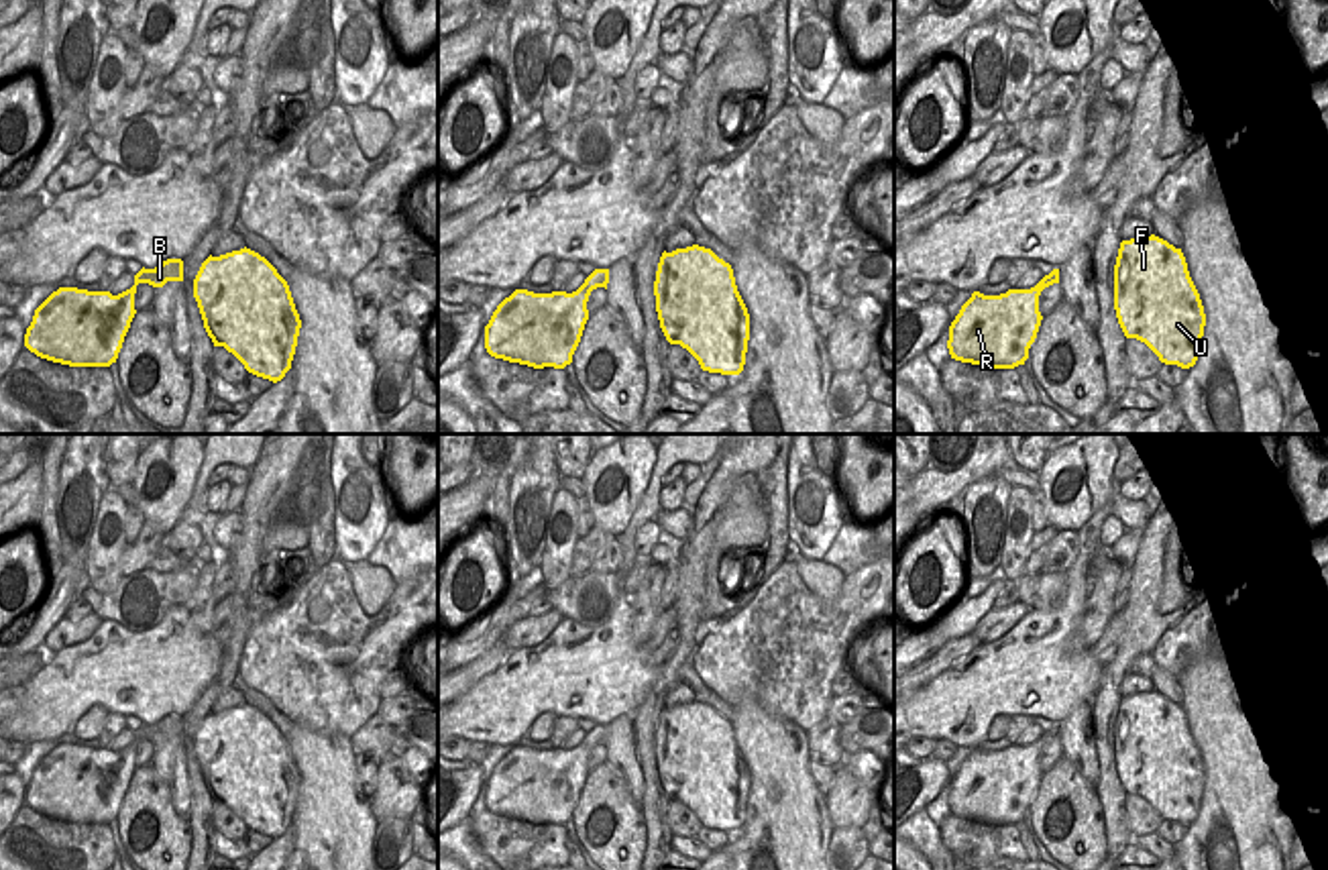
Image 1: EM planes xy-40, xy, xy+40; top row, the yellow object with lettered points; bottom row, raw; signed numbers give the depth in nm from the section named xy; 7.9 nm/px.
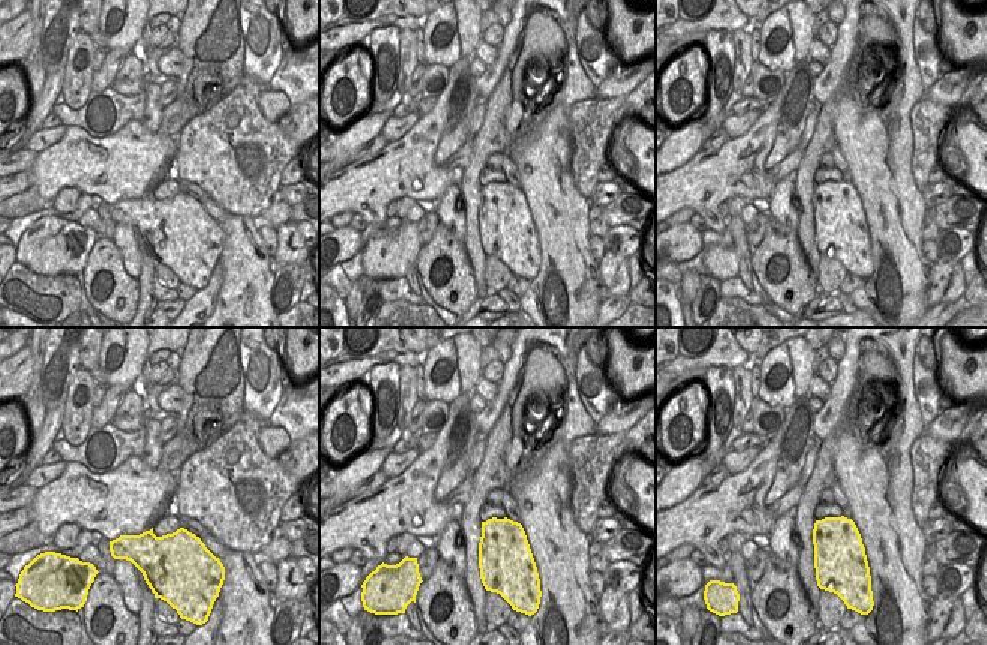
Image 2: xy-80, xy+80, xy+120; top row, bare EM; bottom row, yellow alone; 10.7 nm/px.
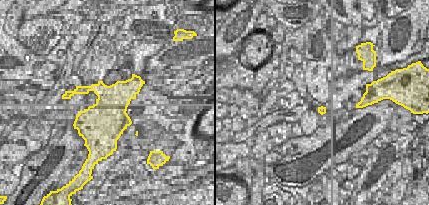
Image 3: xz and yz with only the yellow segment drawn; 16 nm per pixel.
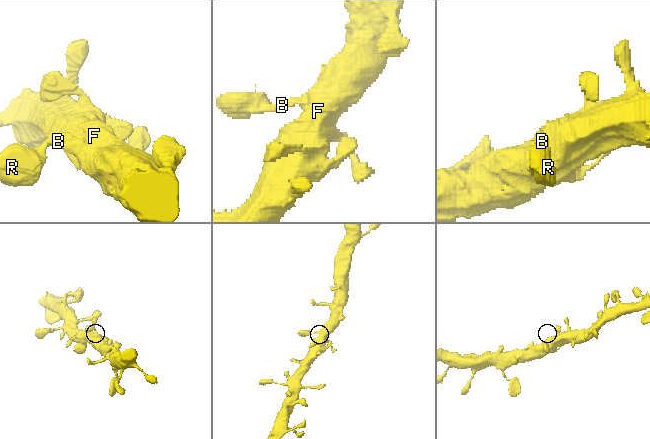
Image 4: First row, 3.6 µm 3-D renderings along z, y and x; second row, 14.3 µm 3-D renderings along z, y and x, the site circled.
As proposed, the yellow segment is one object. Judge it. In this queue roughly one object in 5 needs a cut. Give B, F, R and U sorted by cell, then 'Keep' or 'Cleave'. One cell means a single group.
Groups: B F R U. Keep

